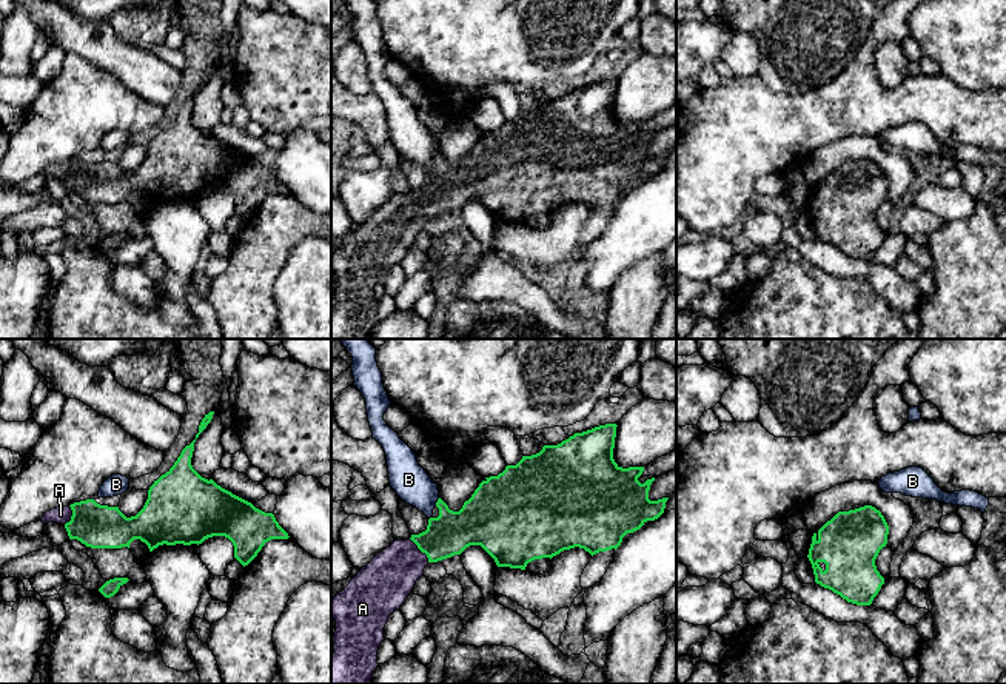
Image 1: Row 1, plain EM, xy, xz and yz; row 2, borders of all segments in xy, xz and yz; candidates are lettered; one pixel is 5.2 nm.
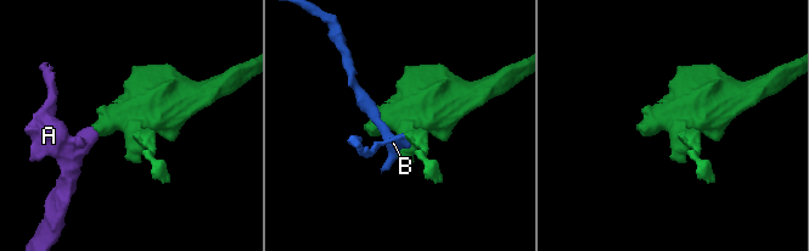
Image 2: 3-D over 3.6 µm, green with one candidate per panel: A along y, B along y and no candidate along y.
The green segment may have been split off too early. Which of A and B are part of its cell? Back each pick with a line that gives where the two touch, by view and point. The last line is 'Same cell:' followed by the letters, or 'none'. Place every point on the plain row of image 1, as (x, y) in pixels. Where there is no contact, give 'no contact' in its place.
A: meets green in xz at (421, 205)
Same cell: A

